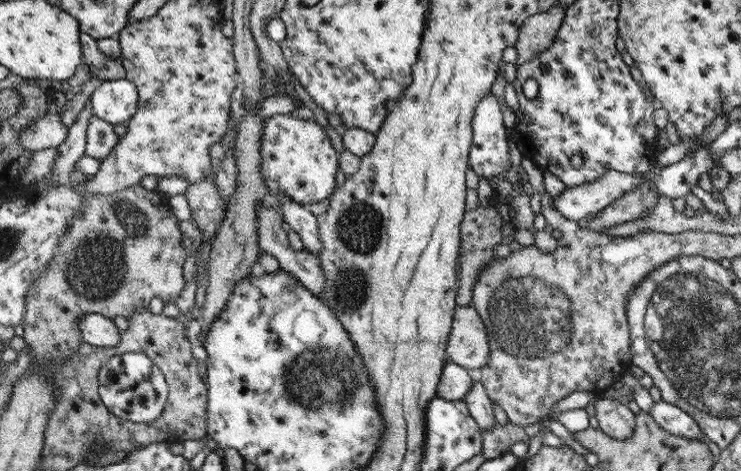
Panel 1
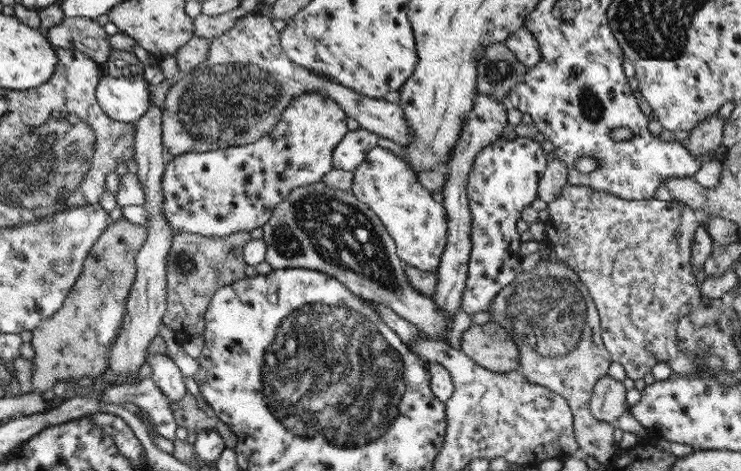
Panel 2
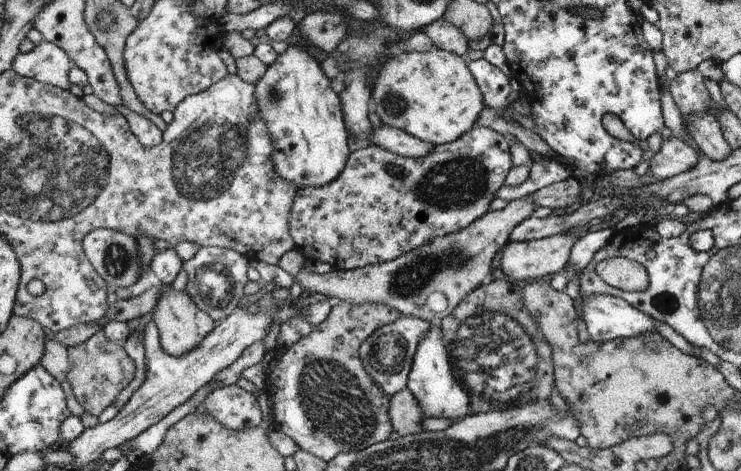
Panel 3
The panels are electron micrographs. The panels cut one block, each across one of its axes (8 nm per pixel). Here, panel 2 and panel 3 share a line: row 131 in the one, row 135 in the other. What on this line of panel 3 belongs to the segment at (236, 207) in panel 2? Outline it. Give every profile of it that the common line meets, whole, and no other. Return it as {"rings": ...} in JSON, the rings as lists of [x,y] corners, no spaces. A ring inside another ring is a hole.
{"rings":[[[289,46],[283,54],[267,66],[266,72],[255,83],[255,97],[260,118],[264,118],[266,128],[272,136],[272,166],[276,174],[296,188],[318,187],[332,182],[344,170],[350,149],[348,133],[344,126],[341,100],[330,86],[328,78],[317,62],[300,46]]]}

